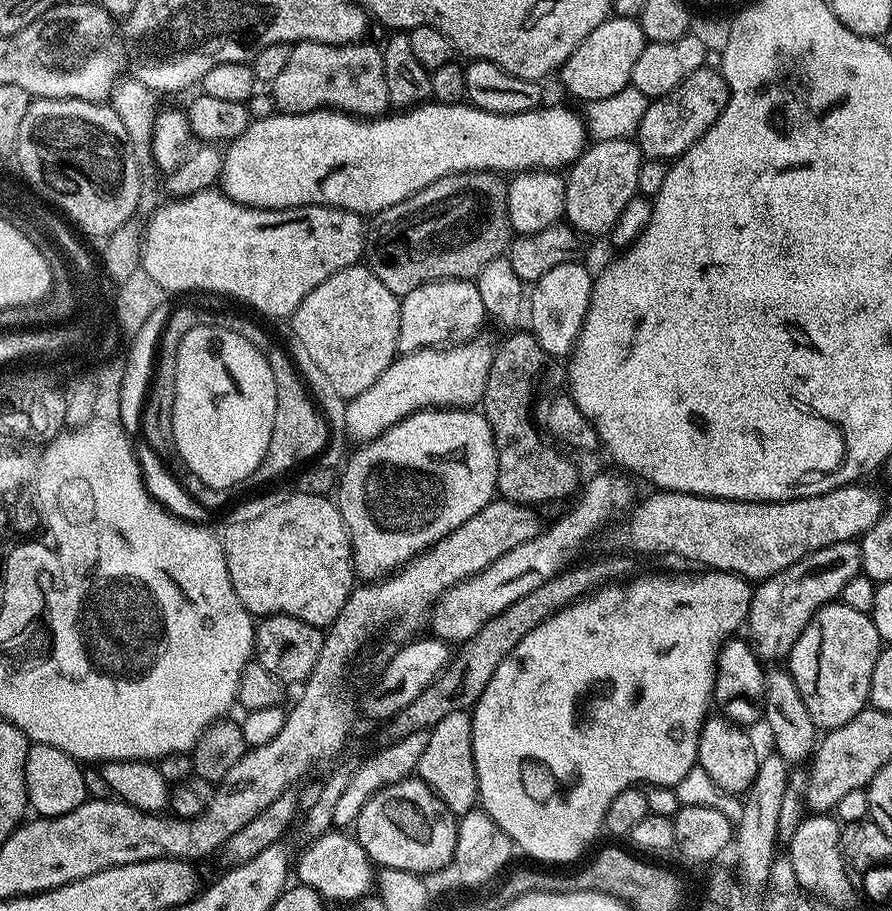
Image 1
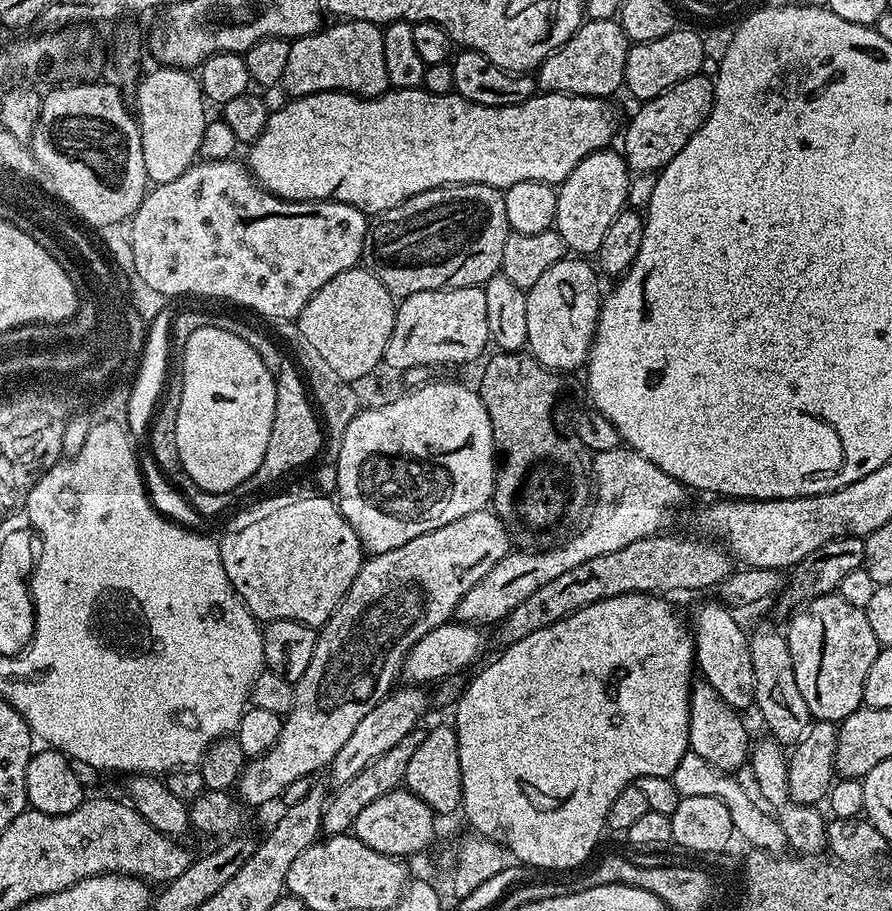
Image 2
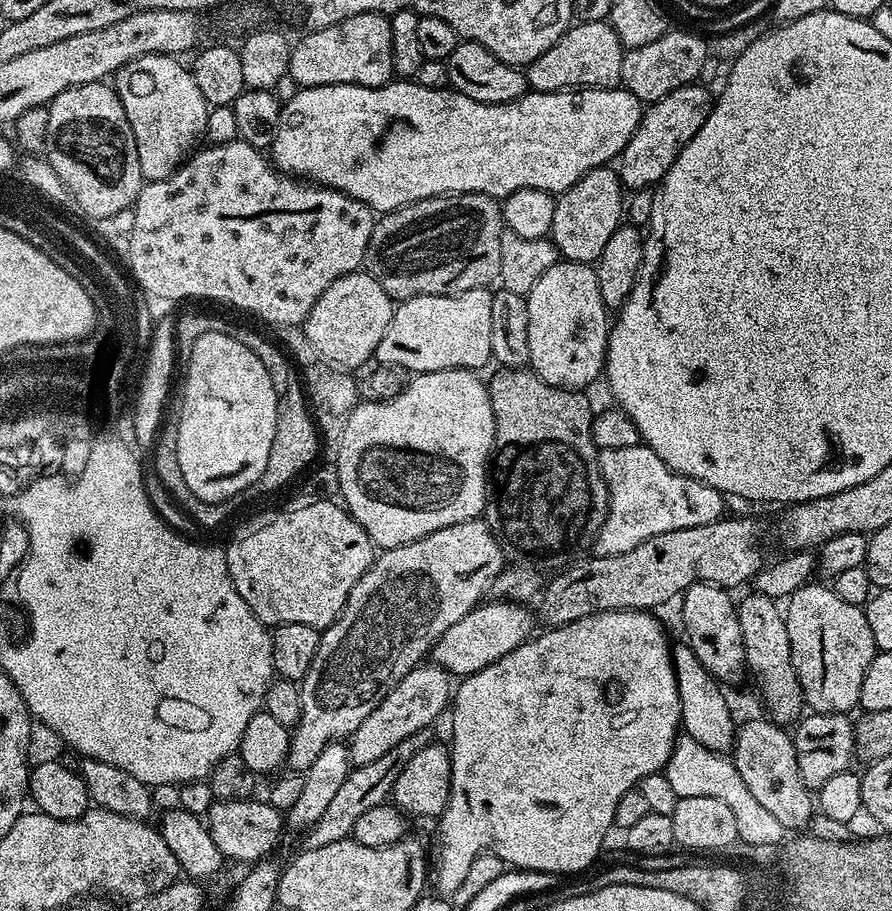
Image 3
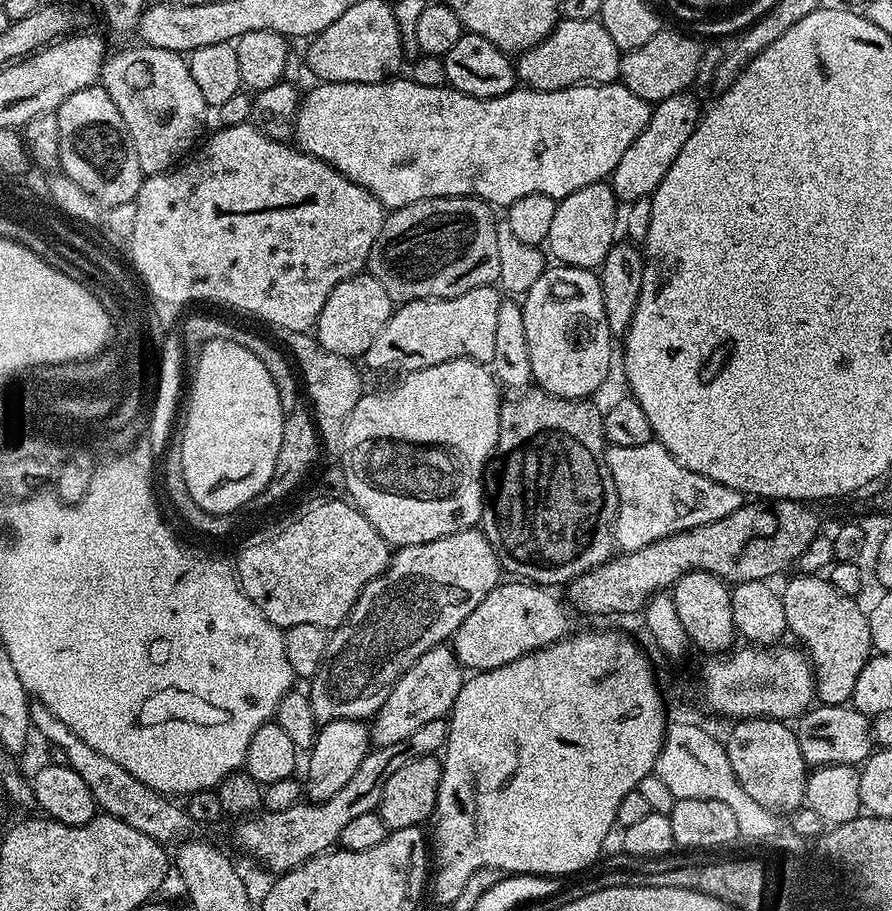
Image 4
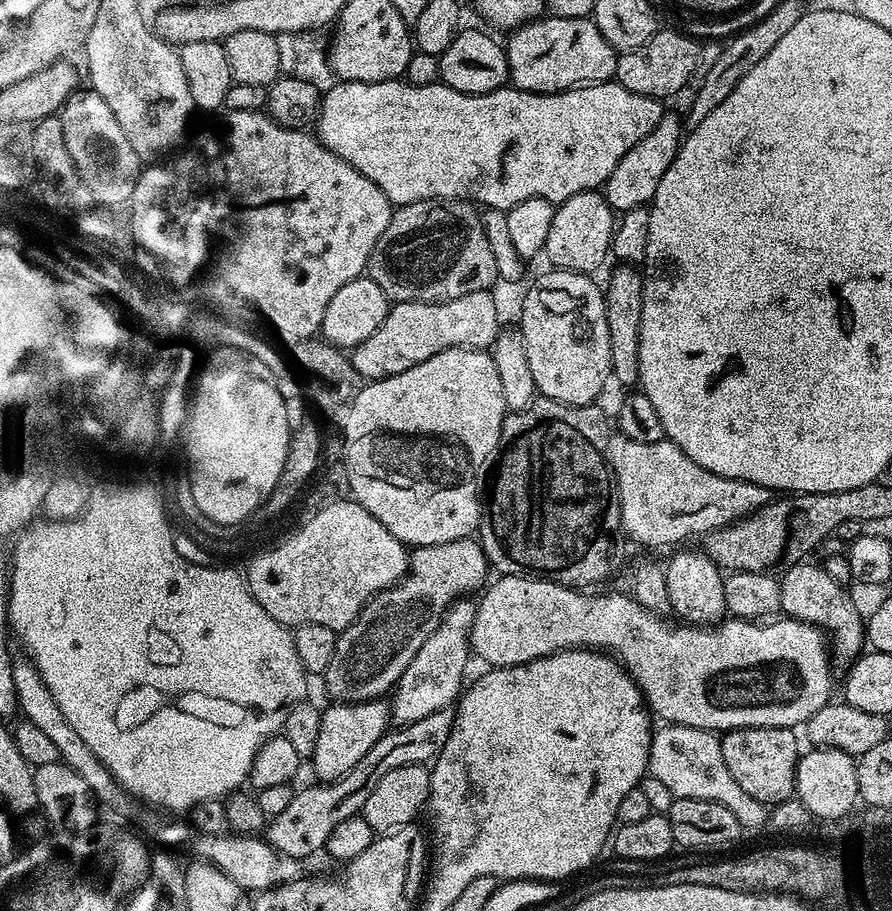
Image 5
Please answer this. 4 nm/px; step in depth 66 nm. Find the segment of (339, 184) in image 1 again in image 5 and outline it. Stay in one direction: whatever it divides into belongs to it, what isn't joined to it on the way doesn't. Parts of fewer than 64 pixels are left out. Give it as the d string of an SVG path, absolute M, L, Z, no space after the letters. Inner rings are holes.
M403 79L387 80L377 84L350 80L336 82L329 92L323 93L318 123L315 125L317 128L314 128L314 132L329 150L338 154L338 158L350 162L350 166L354 166L354 170L366 174L366 178L370 178L370 182L377 184L382 190L382 194L386 194L386 198L393 206L413 204L419 200L455 198L475 202L484 208L507 210L518 206L518 202L526 202L526 198L541 196L547 200L559 202L579 192L599 189L610 178L614 166L618 166L618 162L622 162L622 154L626 154L626 150L630 150L630 146L642 142L642 138L646 138L646 134L650 134L650 130L654 130L654 126L658 126L658 122L664 117L666 111L665 105L660 104L663 103L655 96L634 94L630 90L626 90L626 86L615 82L585 84L579 88L567 88L565 92L523 92L520 88L505 86L488 92L484 96L475 96L454 90L443 82L437 82L430 86L414 86Z

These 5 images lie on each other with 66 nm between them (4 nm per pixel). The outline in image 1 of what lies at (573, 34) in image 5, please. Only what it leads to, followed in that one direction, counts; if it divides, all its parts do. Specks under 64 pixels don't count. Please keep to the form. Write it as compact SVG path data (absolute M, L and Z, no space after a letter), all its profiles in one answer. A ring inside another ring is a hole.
M613 15L603 20L572 51L570 58L558 69L558 77L564 88L581 102L610 98L610 94L618 94L618 90L629 87L634 74L634 62L638 62L638 54L642 54L645 46L644 31L640 29L639 19L631 16Z

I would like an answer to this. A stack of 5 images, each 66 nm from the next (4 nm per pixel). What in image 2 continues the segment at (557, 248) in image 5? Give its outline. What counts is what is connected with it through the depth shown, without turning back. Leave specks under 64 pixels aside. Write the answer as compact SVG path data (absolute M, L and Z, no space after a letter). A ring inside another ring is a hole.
M601 150L591 152L556 188L556 223L554 231L559 234L564 243L565 249L572 254L588 254L584 252L599 253L602 246L602 237L606 235L606 230L614 223L614 218L618 218L620 212L625 211L628 203L628 187L632 181L628 163L624 161L623 155L619 151Z

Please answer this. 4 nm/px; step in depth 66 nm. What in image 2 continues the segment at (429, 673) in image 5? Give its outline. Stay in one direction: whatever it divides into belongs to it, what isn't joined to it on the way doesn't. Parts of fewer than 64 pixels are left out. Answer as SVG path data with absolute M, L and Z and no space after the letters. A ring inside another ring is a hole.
M408 686L405 692L393 690L385 696L382 702L378 702L378 706L374 706L374 710L370 710L370 714L366 714L366 718L362 718L362 722L358 722L358 727L354 729L354 734L350 734L348 741L342 746L342 750L338 750L338 754L334 754L330 765L330 773L332 772L333 789L346 786L346 782L350 782L350 778L354 778L362 770L366 770L366 766L370 766L370 762L374 762L382 754L386 754L386 750L391 750L393 746L398 746L398 742L402 742L402 738L406 738L406 734L417 731L420 719L424 716L424 711L428 708L428 700L430 704L430 696L428 696L423 687Z

